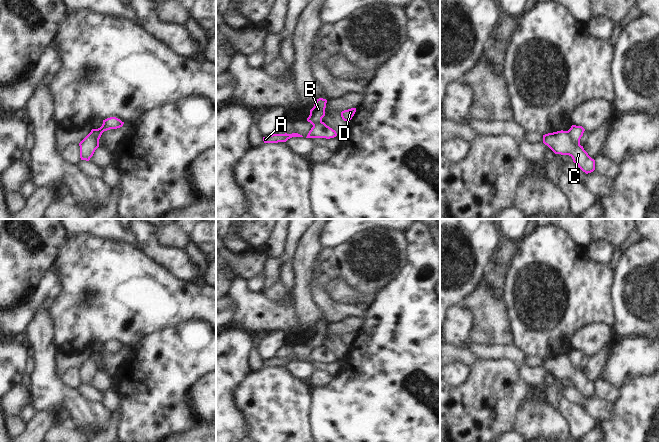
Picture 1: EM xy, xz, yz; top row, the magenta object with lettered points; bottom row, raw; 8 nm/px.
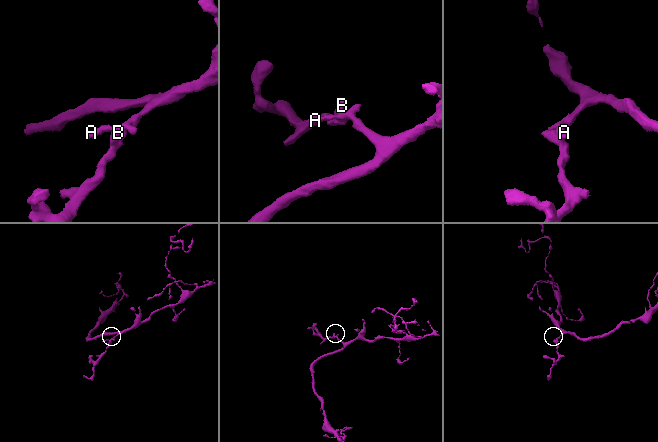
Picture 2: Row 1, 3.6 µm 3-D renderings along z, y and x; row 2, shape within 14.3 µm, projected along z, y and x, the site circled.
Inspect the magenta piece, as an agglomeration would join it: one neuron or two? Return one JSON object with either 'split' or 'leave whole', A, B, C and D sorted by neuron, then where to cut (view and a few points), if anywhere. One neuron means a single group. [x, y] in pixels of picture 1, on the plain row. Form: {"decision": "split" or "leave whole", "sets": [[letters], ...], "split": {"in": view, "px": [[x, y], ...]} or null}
{"decision": "split", "sets": [["A", "D"], ["B", "C"]], "split": {"in": "yz", "px": [[568, 354], [571, 363], [579, 369]]}}

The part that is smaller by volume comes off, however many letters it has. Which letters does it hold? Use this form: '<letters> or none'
B, C.

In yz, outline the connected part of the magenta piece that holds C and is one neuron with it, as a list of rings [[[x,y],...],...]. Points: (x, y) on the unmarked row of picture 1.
[[[557,355],[543,359],[543,367],[555,378],[569,379],[573,386],[586,398],[595,394],[595,384],[584,374],[583,370],[573,366],[569,355]]]

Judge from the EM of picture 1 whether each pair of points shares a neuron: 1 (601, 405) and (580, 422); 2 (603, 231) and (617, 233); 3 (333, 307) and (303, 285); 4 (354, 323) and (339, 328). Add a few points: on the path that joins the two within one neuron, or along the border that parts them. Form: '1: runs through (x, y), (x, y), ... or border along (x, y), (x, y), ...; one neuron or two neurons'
1: border along (570, 401), (579, 404), (596, 422); two neurons
2: runs through (606, 231), (614, 231); one neuron
3: border along (311, 267), (310, 298), (319, 308); two neurons
4: runs through (350, 324), (343, 327); one neuron

